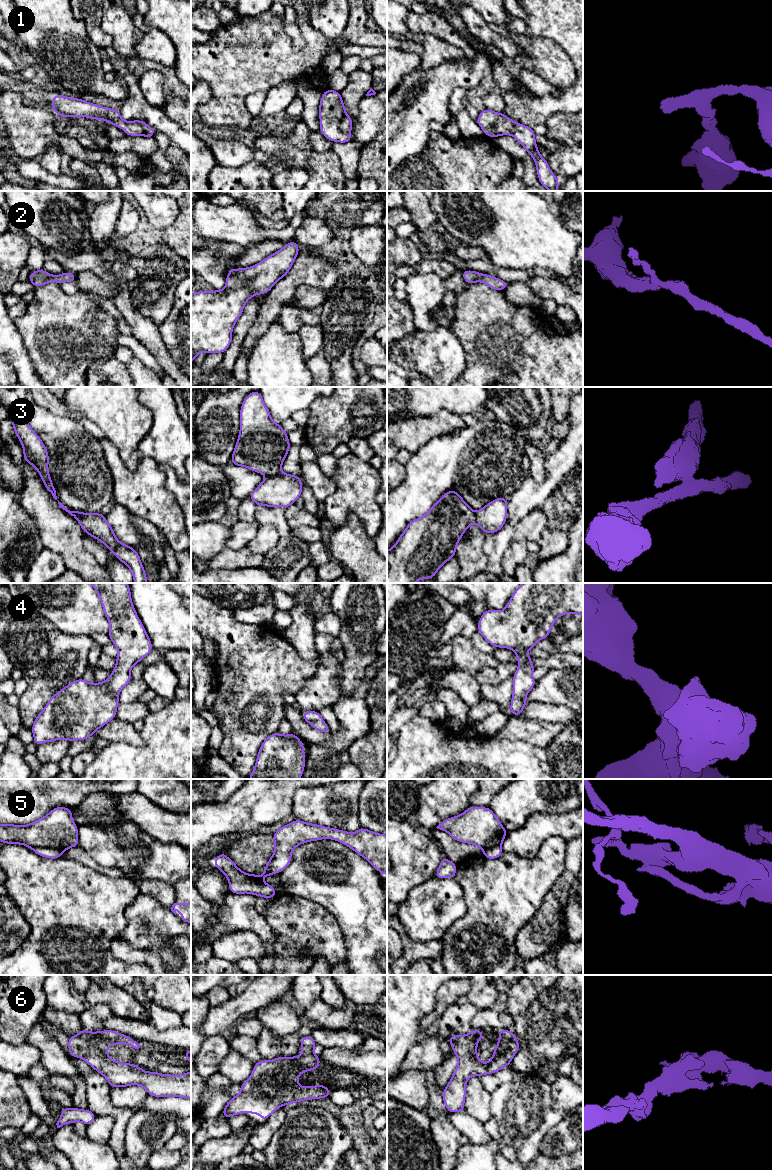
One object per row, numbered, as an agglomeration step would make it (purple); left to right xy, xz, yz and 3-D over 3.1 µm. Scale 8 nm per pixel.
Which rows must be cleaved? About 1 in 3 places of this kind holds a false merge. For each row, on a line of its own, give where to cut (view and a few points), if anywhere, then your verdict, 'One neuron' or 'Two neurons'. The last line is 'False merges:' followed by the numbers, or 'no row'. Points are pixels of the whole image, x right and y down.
1: No split. One neuron
2: No split. One neuron
3: Split along xz (280, 472), (267, 476). Two neurons
4: No split. One neuron
5: Split along xy (31, 848), (39, 846), (54, 847), (62, 852). Two neurons
6: No split. One neuron
False merges: 3, 5

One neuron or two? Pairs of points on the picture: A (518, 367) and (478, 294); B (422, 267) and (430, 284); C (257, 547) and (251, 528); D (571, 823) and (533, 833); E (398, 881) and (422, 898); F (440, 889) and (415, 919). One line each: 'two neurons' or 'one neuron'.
A: one neuron
B: two neurons
C: two neurons
D: one neuron
E: two neurons
F: one neuron

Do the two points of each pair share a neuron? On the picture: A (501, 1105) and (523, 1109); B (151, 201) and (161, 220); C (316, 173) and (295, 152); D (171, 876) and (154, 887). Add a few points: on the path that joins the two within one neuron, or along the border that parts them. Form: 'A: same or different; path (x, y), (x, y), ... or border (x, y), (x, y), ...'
A: same; path (506, 1105), (518, 1105)
B: same; path (156, 206), (161, 211), (161, 215)
C: same; path (312, 167), (301, 156)
D: different; border (140, 878), (159, 879), (173, 886)

